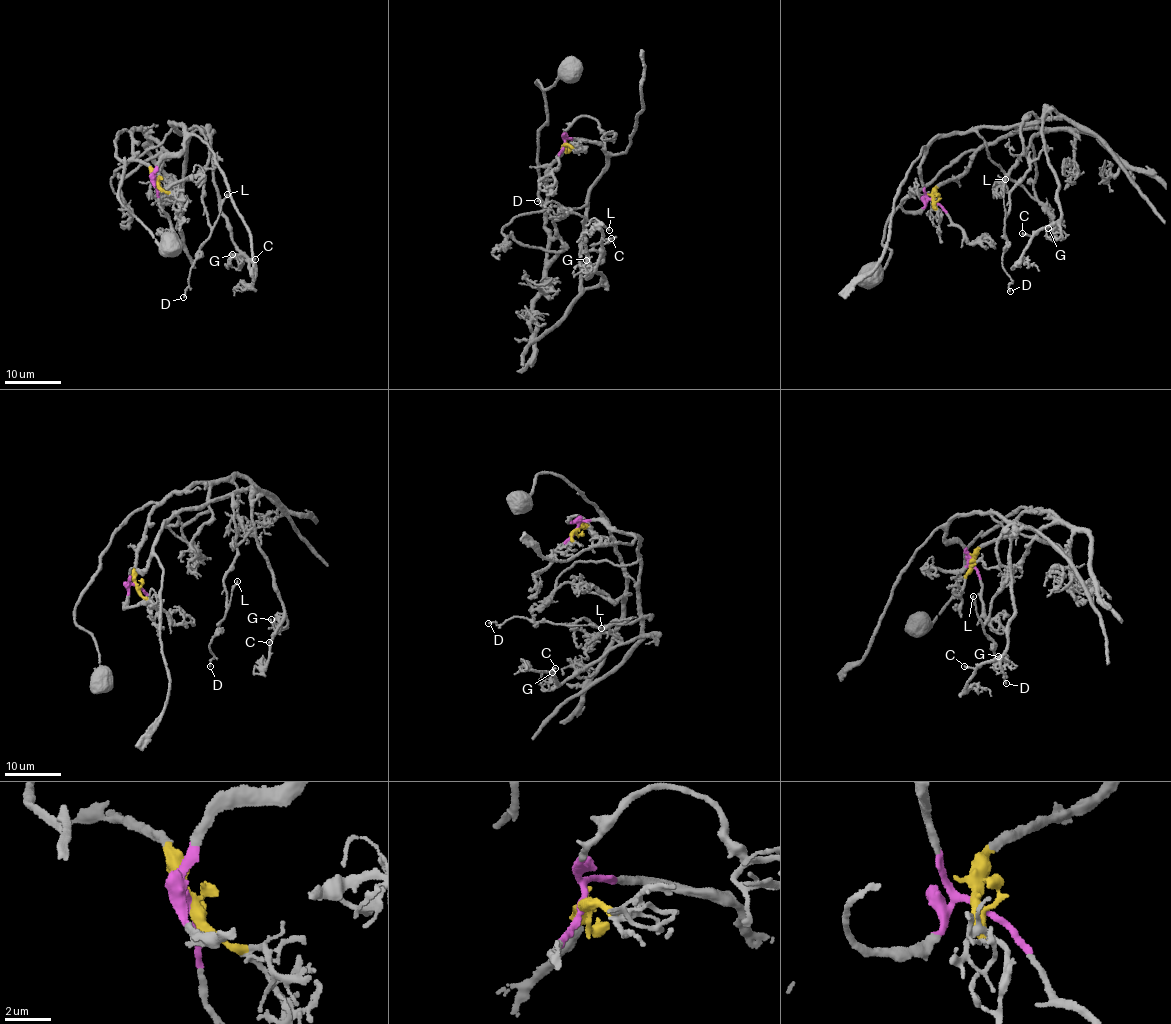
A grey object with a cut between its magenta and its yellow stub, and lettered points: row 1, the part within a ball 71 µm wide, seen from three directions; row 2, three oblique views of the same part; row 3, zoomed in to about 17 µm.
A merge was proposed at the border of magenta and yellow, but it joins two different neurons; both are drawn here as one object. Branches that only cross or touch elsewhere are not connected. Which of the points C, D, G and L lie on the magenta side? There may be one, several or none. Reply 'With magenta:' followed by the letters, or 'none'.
With magenta: C, D, G, L

